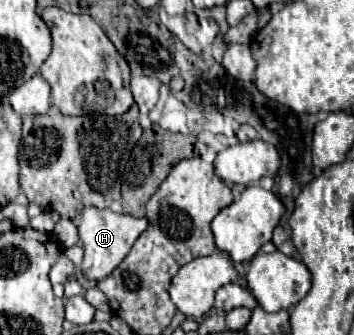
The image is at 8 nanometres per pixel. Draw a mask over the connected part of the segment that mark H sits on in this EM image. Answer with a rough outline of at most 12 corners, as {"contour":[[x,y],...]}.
{"contour":[[88,206],[78,226],[82,272],[106,278],[148,228],[146,218]]}

